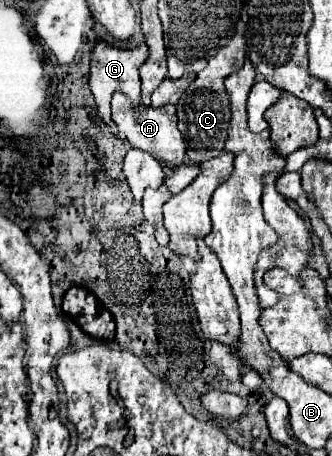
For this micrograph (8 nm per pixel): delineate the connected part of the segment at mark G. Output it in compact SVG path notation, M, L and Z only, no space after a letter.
M96 42L94 50L92 50L92 60L90 60L90 90L92 90L94 98L96 98L100 118L112 128L114 134L118 134L118 128L116 128L116 124L110 118L110 98L112 98L112 94L116 90L120 90L128 98L140 100L140 76L138 76L138 68L144 64L146 58L148 58L148 48L144 44L132 46L132 48L118 48L118 46L110 46L106 42Z

